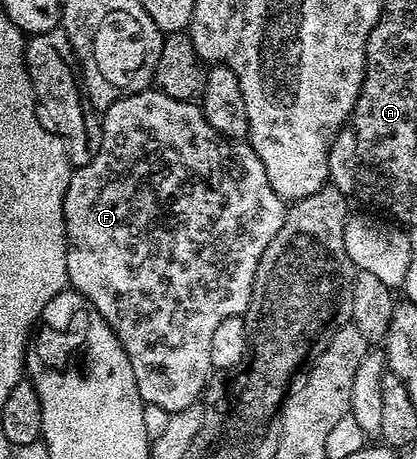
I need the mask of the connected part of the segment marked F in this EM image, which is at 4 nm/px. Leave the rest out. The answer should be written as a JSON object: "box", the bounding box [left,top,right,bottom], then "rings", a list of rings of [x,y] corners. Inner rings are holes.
{"box":[64,90,286,412],"rings":[[[145,90],[138,94],[124,96],[108,108],[103,109],[104,121],[100,124],[98,143],[87,164],[79,165],[73,171],[68,189],[64,195],[64,233],[68,239],[66,254],[66,270],[68,282],[73,292],[80,292],[106,318],[106,322],[114,330],[118,342],[126,350],[130,358],[130,366],[134,366],[134,378],[138,382],[138,394],[145,404],[162,406],[167,412],[181,412],[193,407],[203,397],[204,389],[213,375],[210,362],[210,338],[214,335],[214,326],[226,318],[243,316],[248,311],[250,294],[254,286],[254,278],[258,270],[258,262],[270,246],[274,234],[282,230],[286,202],[270,186],[270,178],[266,178],[266,166],[262,166],[262,158],[247,142],[233,142],[220,136],[210,122],[206,122],[204,113],[196,102],[170,98],[159,90]]]}

